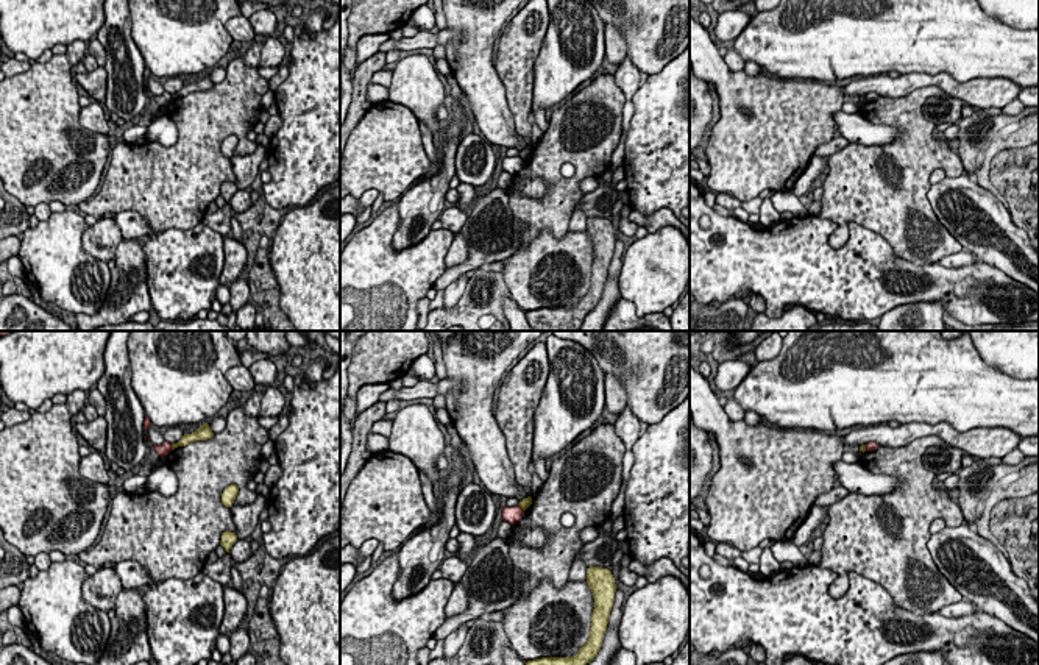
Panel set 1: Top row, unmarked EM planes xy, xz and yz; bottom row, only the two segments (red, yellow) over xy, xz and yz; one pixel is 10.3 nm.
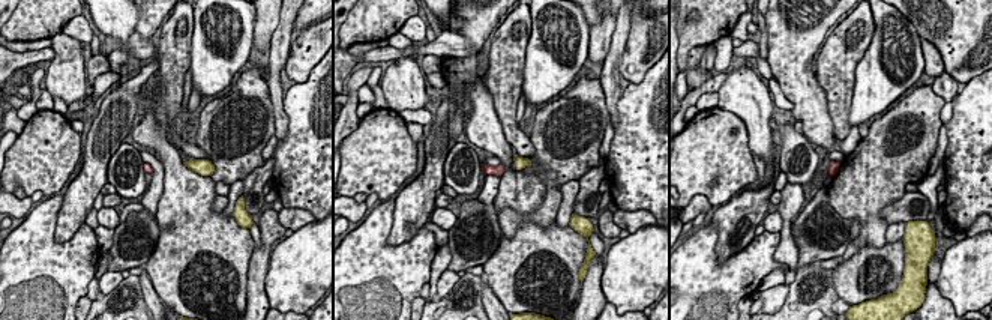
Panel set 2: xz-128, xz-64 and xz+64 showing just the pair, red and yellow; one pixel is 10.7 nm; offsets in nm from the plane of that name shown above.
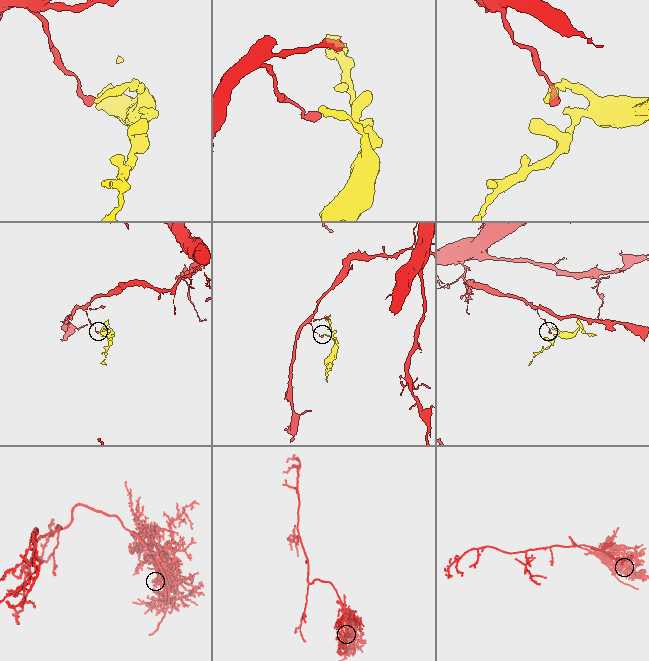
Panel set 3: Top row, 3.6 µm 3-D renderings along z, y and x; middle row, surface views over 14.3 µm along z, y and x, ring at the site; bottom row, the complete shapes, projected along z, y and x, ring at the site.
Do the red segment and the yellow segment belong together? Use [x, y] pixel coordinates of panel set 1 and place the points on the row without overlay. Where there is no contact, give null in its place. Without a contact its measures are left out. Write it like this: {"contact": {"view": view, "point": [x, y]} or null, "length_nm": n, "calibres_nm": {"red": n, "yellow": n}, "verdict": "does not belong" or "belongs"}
{"contact": {"view": "xy", "point": [170, 97]}, "length_nm": 70, "calibres_nm": {"red": 130, "yellow": 120}, "verdict": "does not belong"}

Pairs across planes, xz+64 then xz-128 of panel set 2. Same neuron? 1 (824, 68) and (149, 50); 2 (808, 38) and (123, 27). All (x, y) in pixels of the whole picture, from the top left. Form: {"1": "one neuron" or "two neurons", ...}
{"1": "two neurons", "2": "two neurons"}

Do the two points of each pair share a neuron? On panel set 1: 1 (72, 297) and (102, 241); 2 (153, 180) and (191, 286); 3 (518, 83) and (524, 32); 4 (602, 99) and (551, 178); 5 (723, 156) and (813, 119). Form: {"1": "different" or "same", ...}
{"1": "different", "2": "different", "3": "same", "4": "same", "5": "same"}

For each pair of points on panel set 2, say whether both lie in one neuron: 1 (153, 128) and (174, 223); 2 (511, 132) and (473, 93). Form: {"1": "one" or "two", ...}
{"1": "one", "2": "two"}

